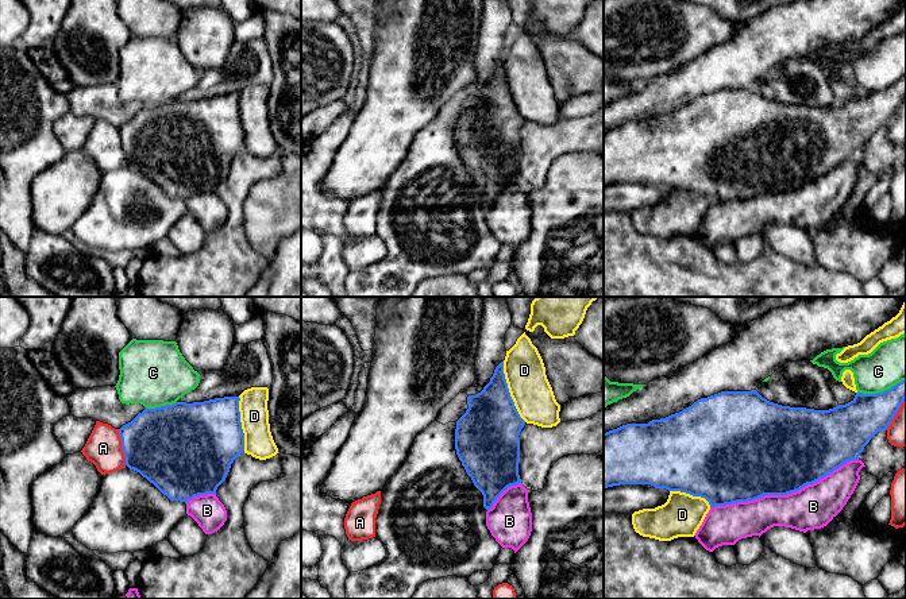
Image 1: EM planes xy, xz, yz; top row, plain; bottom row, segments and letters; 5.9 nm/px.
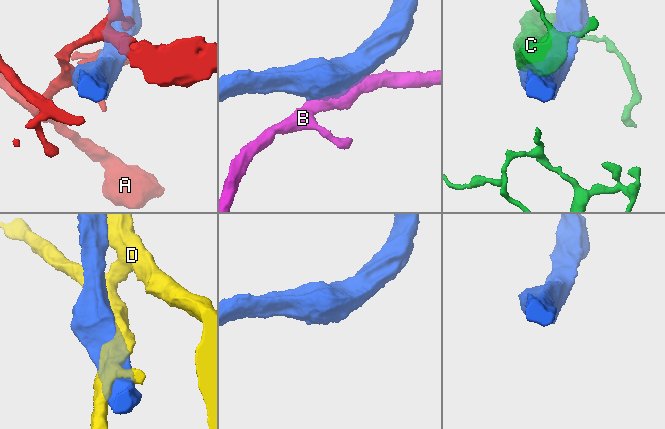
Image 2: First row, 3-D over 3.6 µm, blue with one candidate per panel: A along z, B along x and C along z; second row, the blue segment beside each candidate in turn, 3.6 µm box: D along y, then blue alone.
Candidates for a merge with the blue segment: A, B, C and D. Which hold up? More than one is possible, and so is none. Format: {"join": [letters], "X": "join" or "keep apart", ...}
{"join": ["B"], "A": "keep apart", "B": "join", "C": "keep apart", "D": "keep apart"}

